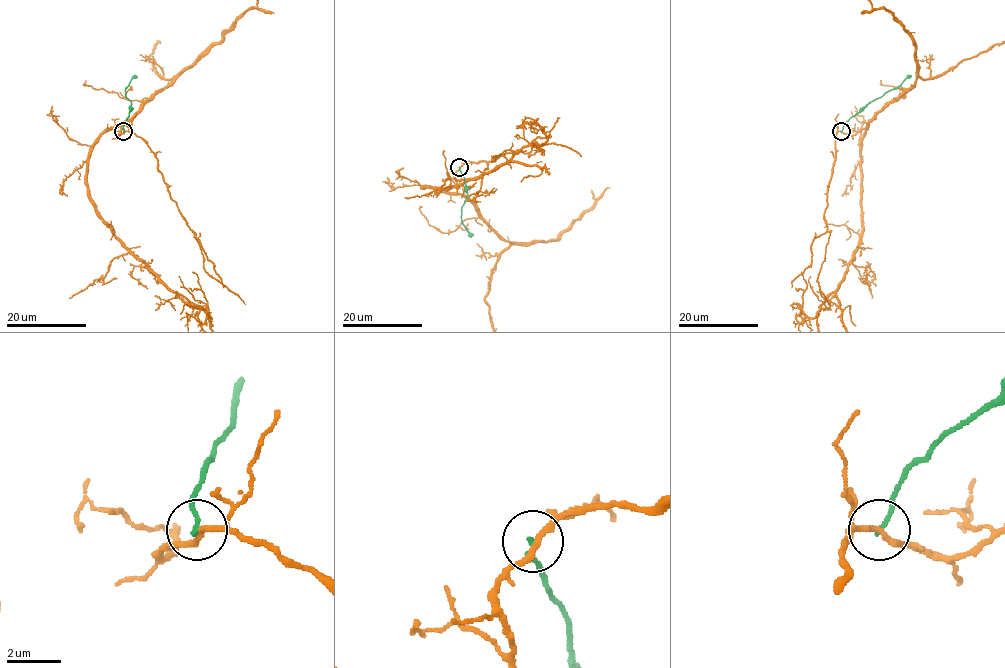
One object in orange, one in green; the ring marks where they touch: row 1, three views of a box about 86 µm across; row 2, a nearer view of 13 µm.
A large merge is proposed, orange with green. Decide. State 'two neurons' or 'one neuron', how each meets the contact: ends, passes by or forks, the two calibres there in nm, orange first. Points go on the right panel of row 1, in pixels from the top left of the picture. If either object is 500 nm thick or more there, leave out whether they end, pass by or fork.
two neurons; orange passes by; green ends there; 220 nm thick on the orange side, 160 nm on the other

